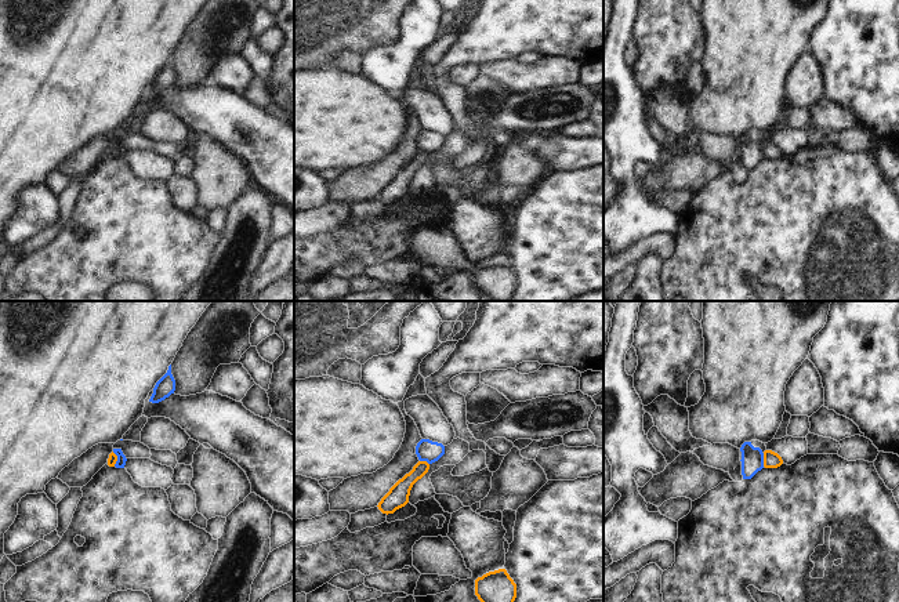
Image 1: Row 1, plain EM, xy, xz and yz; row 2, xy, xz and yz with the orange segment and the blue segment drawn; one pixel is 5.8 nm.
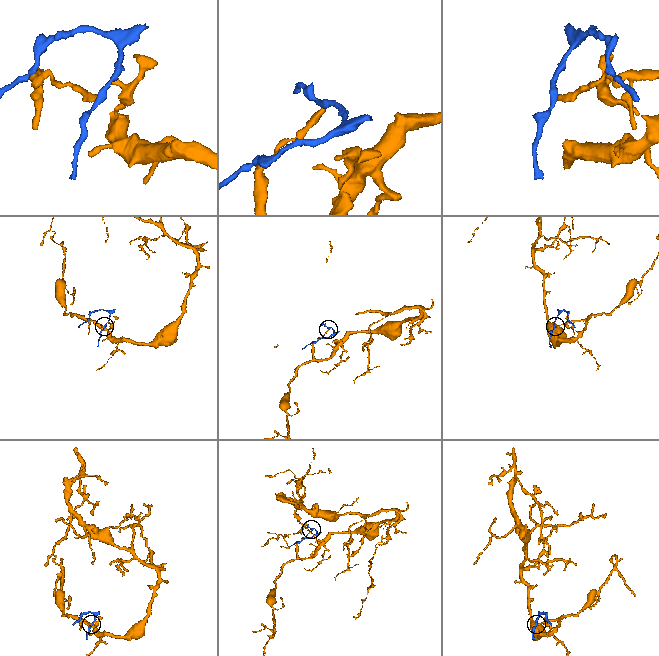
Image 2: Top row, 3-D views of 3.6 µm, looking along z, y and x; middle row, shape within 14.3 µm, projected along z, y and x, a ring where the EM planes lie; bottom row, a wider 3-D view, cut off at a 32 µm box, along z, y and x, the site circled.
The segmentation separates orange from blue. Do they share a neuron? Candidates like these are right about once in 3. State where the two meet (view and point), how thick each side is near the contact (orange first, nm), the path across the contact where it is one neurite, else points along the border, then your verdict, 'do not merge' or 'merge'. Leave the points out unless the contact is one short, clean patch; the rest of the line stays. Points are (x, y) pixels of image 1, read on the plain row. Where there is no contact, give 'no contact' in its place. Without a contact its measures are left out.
meets orange in yz at (764, 151); 100 nm thick on the orange side, 130 nm on the other; border along yz (762, 144), (764, 156); do not merge

